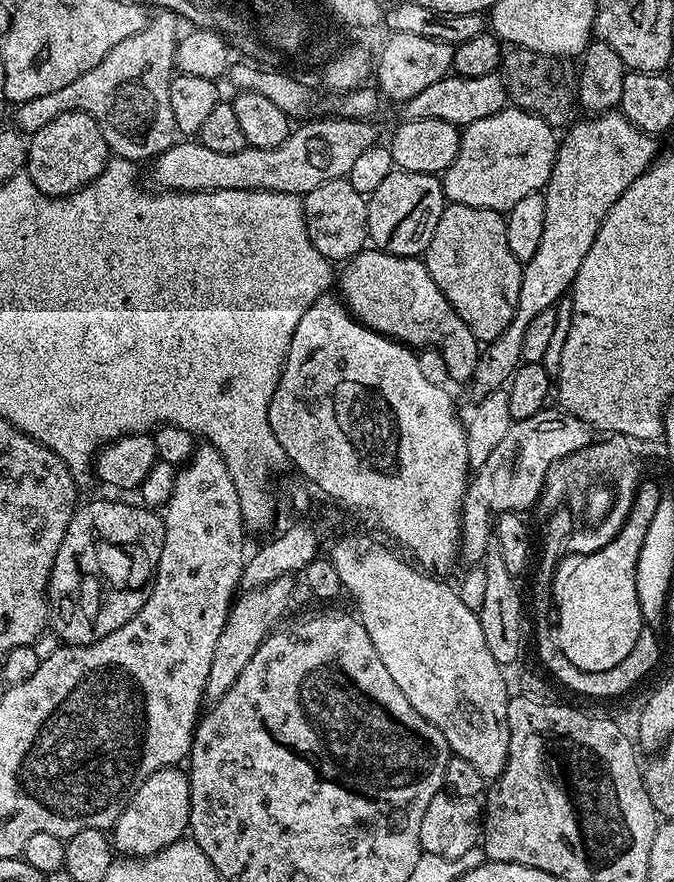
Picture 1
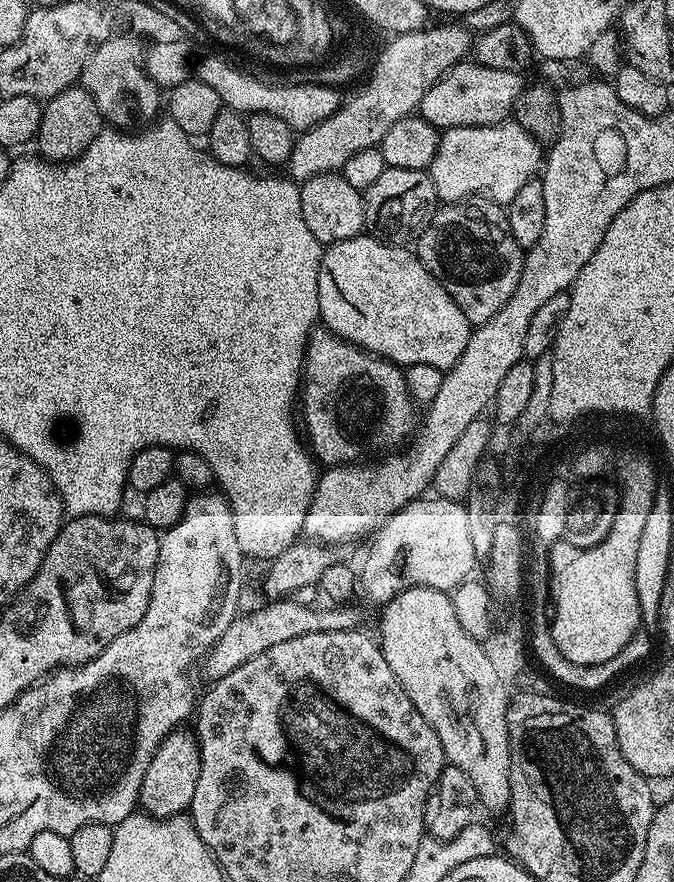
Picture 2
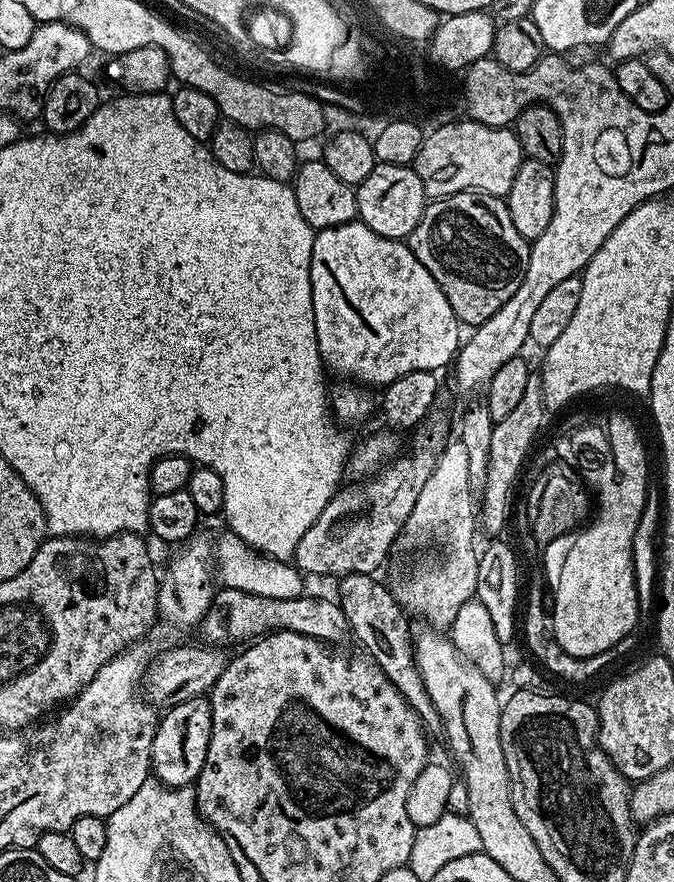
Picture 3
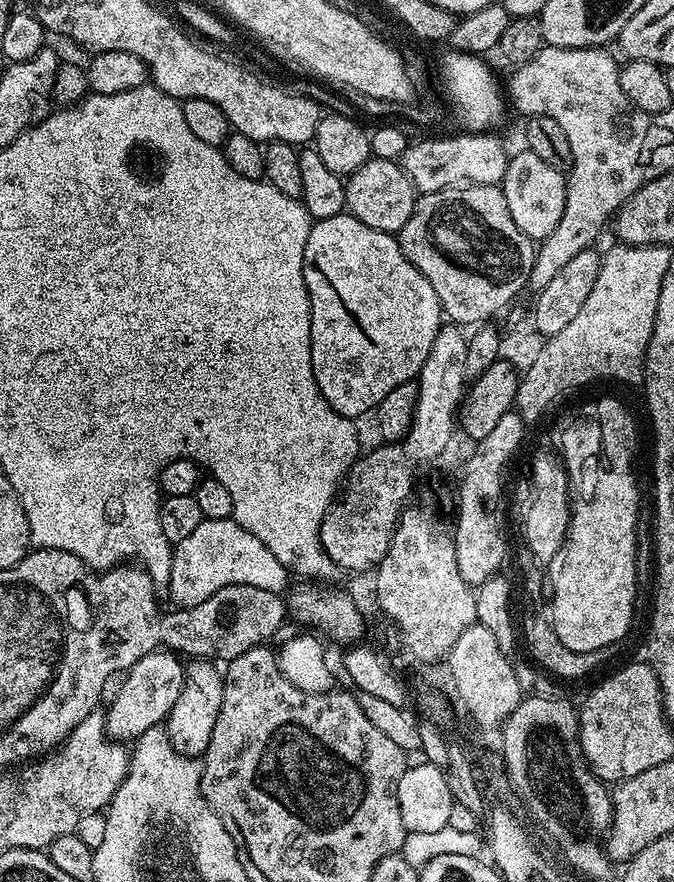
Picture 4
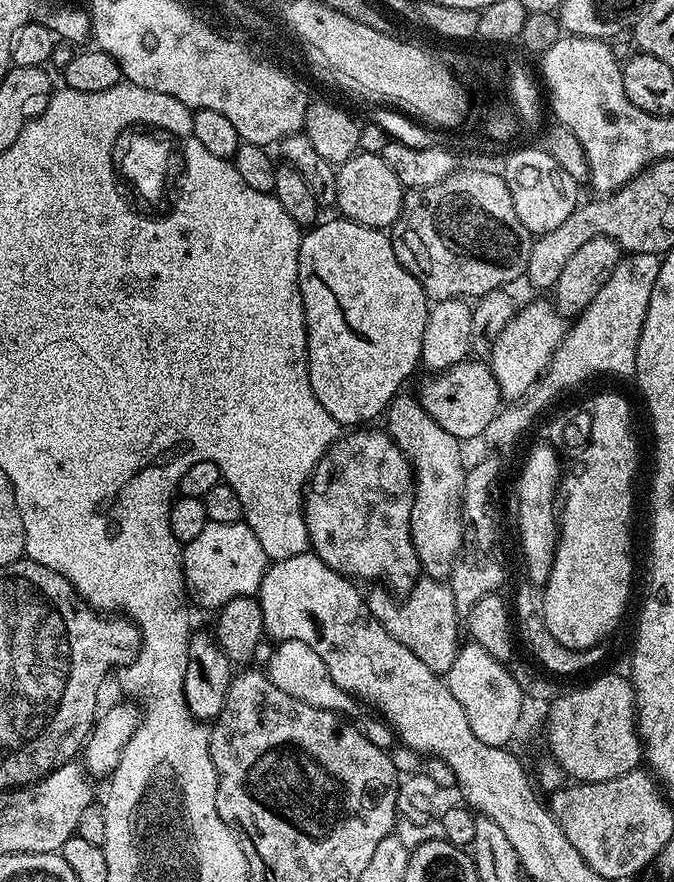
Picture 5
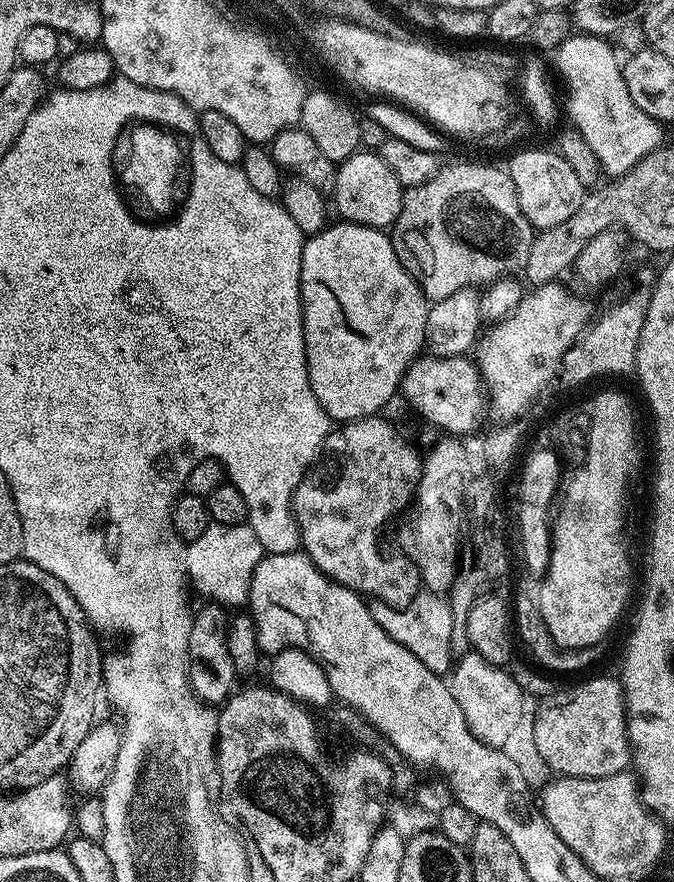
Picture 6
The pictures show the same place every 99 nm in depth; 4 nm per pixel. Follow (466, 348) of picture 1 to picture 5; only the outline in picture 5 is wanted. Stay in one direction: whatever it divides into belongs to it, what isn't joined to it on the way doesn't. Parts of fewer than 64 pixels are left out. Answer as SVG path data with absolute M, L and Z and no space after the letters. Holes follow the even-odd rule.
M335 218L317 223L309 227L300 237L300 249L298 250L298 282L300 283L300 293L304 303L304 321L308 331L308 373L310 374L310 386L326 406L326 411L330 413L330 418L334 418L341 426L364 426L367 420L372 420L376 415L383 413L388 407L388 403L396 397L397 392L405 387L408 375L420 364L420 351L422 350L422 334L426 330L428 321L428 309L430 307L430 297L424 292L424 288L400 265L398 258L392 249L391 239L381 229L367 228L353 220Z

